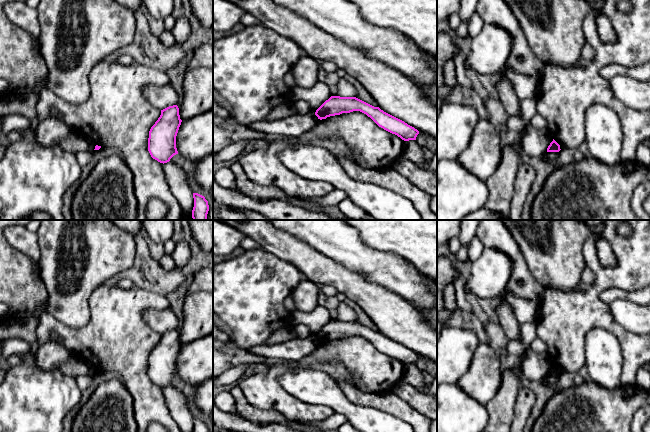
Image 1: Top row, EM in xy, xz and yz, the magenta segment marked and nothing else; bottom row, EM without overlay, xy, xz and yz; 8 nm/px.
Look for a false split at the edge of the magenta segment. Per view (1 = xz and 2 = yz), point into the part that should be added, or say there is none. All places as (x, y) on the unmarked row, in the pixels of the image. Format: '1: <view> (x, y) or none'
1: none
2: none

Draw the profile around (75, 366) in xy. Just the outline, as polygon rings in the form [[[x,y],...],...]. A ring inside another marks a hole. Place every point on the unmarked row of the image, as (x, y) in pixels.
[[[72,356],[67,362],[59,364],[53,371],[60,371],[63,375],[73,378],[84,375],[93,376],[95,373],[90,363],[77,356]]]

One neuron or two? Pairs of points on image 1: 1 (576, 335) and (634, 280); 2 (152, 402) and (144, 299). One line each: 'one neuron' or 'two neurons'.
1: one neuron
2: one neuron

